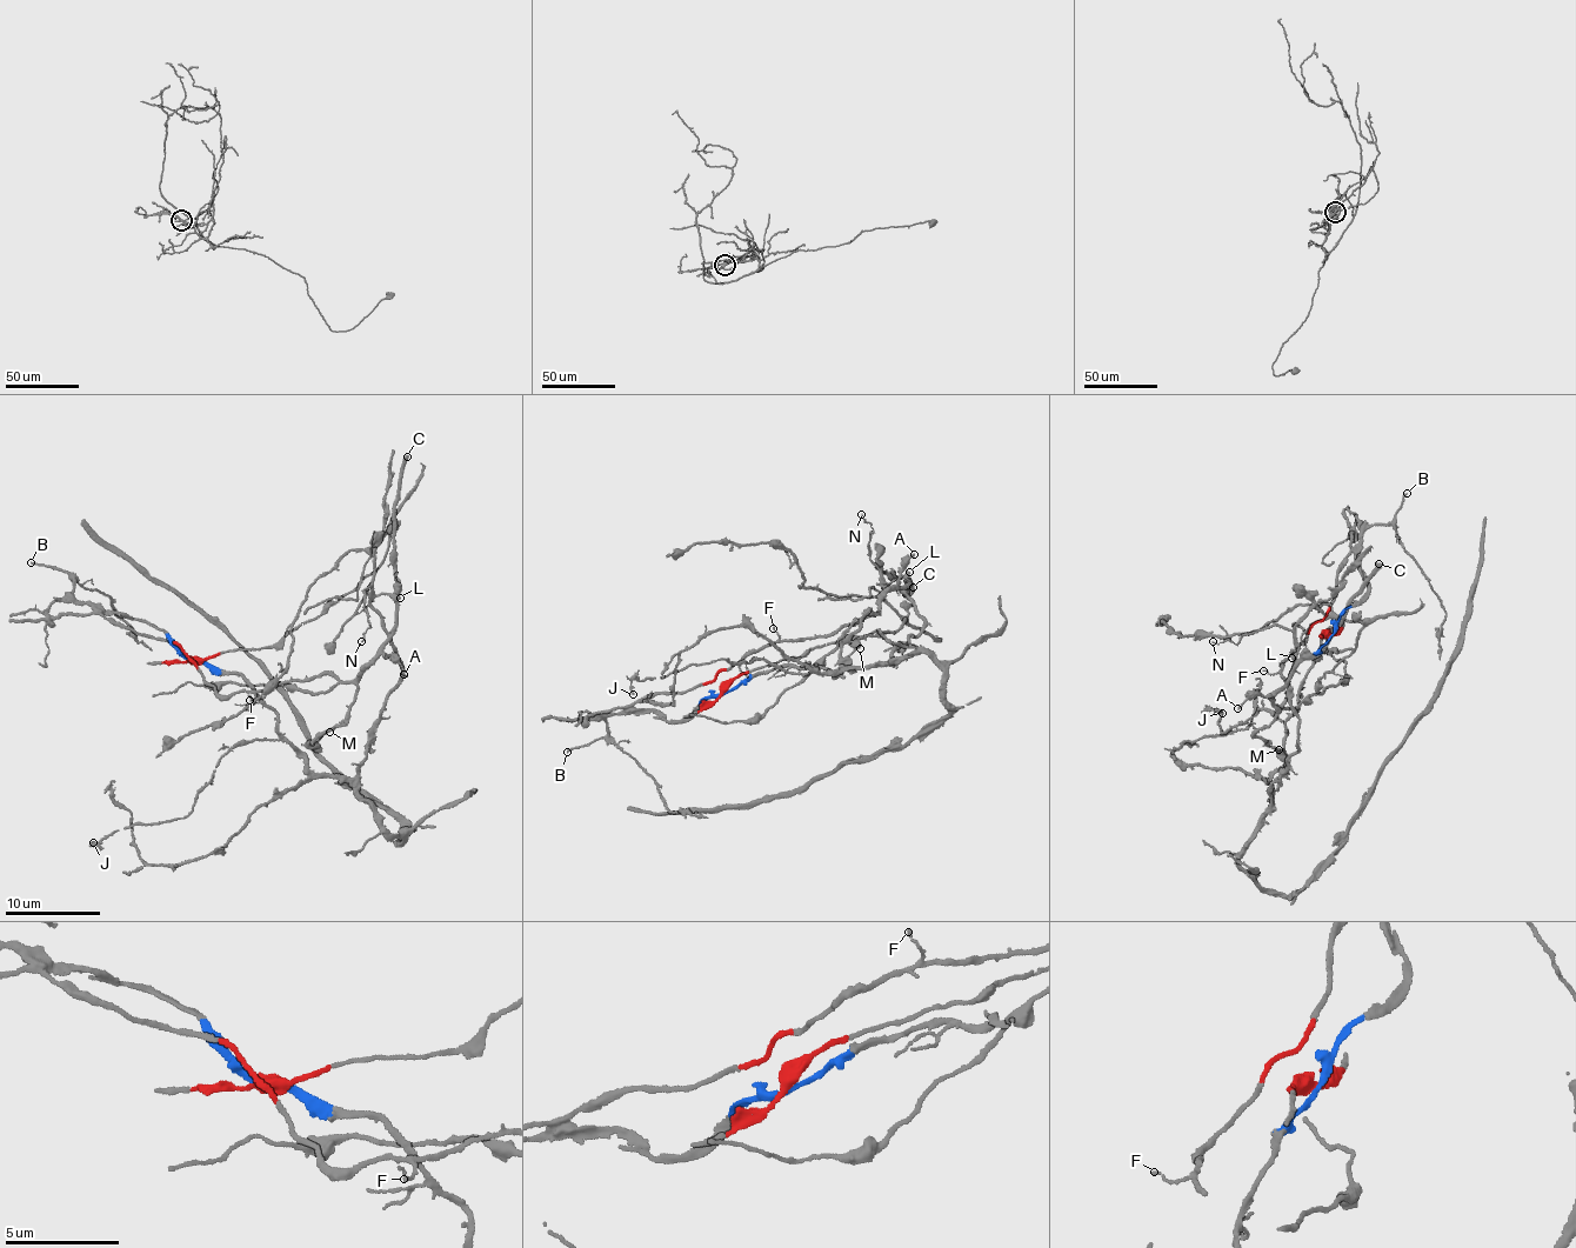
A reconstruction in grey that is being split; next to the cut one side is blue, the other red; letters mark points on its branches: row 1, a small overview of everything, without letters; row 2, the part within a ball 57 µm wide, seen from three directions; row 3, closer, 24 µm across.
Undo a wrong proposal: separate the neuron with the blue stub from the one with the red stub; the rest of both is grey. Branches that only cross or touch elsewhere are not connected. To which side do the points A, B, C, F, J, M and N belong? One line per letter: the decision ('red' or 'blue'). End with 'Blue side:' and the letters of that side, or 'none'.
A: red
B: blue
C: red
F: red
J: blue
M: red
N: blue
Blue side: B, J, N

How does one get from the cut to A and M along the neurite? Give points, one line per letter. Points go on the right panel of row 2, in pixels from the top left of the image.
A: (1329, 634), (1321, 622), (1311, 624), (1283, 660), (1290, 694), (1280, 709), (1269, 696), (1249, 695), (1236, 709)
M: (1329, 634), (1321, 622), (1311, 624), (1283, 660), (1290, 694), (1274, 722), (1255, 736), (1280, 751)

